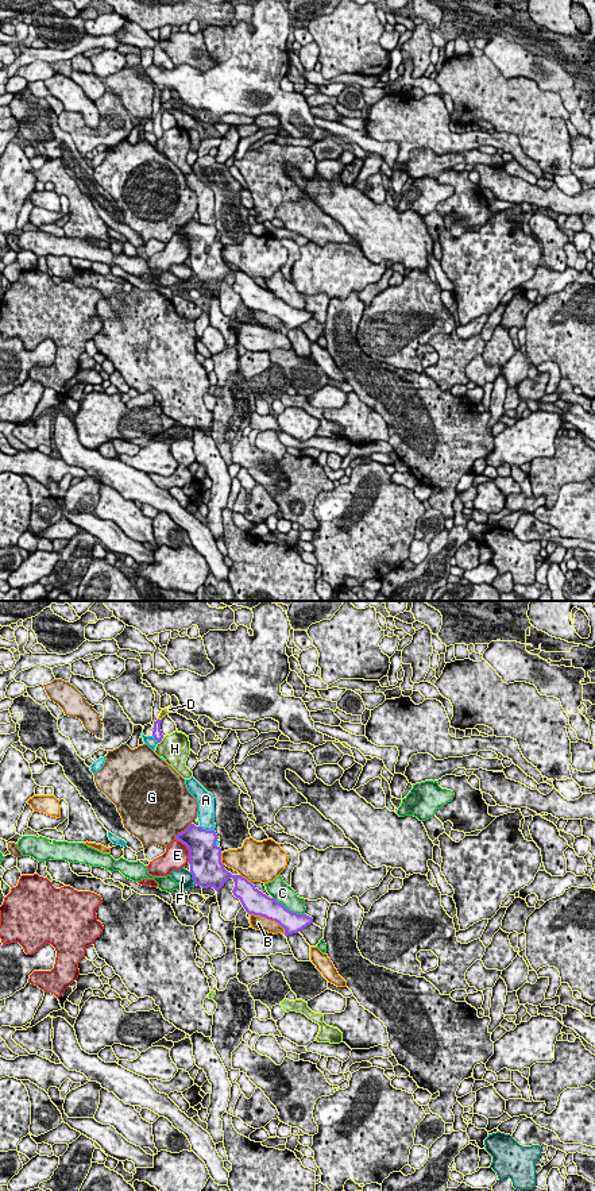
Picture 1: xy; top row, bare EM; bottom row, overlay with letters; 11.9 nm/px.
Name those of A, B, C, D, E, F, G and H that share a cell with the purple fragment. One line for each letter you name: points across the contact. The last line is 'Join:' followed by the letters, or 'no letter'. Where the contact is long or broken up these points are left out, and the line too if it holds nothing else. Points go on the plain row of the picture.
Join: D

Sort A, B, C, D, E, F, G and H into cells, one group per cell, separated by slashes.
A / B / C / D / E / F / G / H

